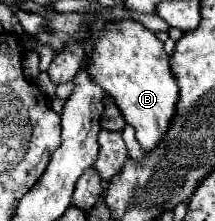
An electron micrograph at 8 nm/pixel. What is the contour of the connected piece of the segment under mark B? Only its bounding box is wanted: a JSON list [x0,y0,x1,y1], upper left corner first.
[87,19,179,155]

